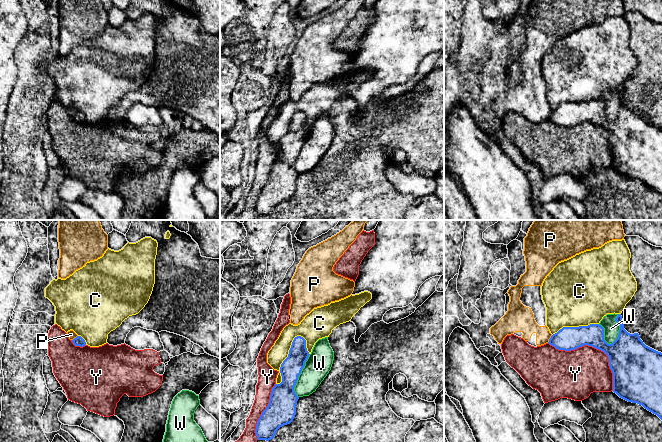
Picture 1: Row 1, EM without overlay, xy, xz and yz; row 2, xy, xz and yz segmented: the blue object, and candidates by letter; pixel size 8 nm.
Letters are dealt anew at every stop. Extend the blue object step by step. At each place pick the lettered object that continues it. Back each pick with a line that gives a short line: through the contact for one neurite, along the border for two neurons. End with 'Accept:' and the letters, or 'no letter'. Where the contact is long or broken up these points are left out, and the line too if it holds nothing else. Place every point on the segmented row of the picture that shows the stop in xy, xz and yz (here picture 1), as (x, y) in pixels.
Accept: no letter

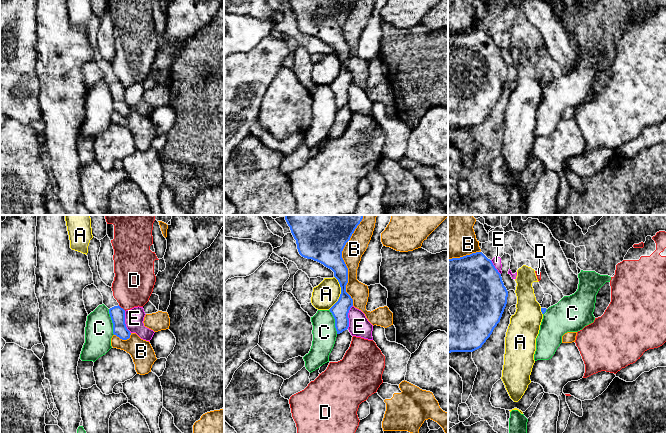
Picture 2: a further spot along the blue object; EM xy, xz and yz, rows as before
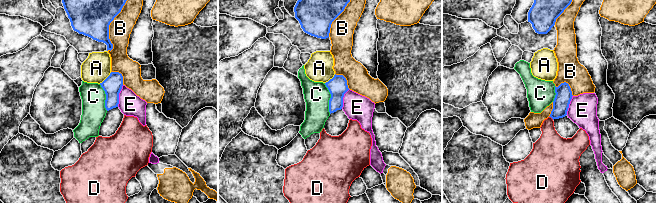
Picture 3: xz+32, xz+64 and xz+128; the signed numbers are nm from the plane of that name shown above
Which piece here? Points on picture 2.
Accept: no letter

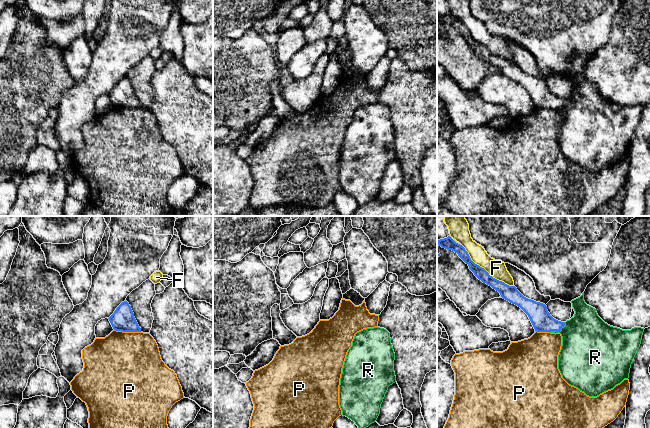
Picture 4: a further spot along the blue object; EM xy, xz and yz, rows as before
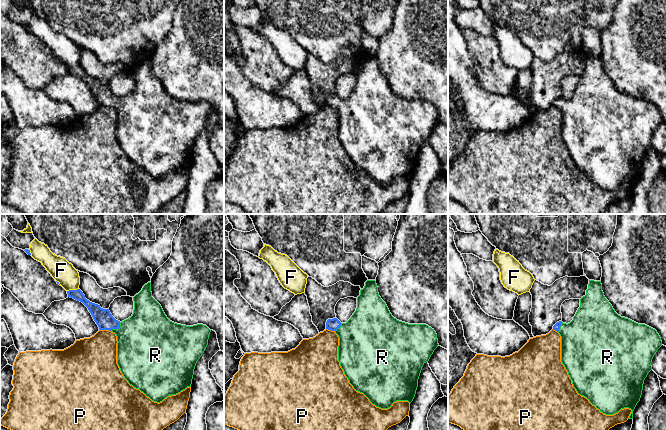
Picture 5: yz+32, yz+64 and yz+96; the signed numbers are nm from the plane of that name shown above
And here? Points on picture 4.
R: line yz (542, 321), (552, 325), (558, 331), (573, 331), (587, 341)
Accept: R

